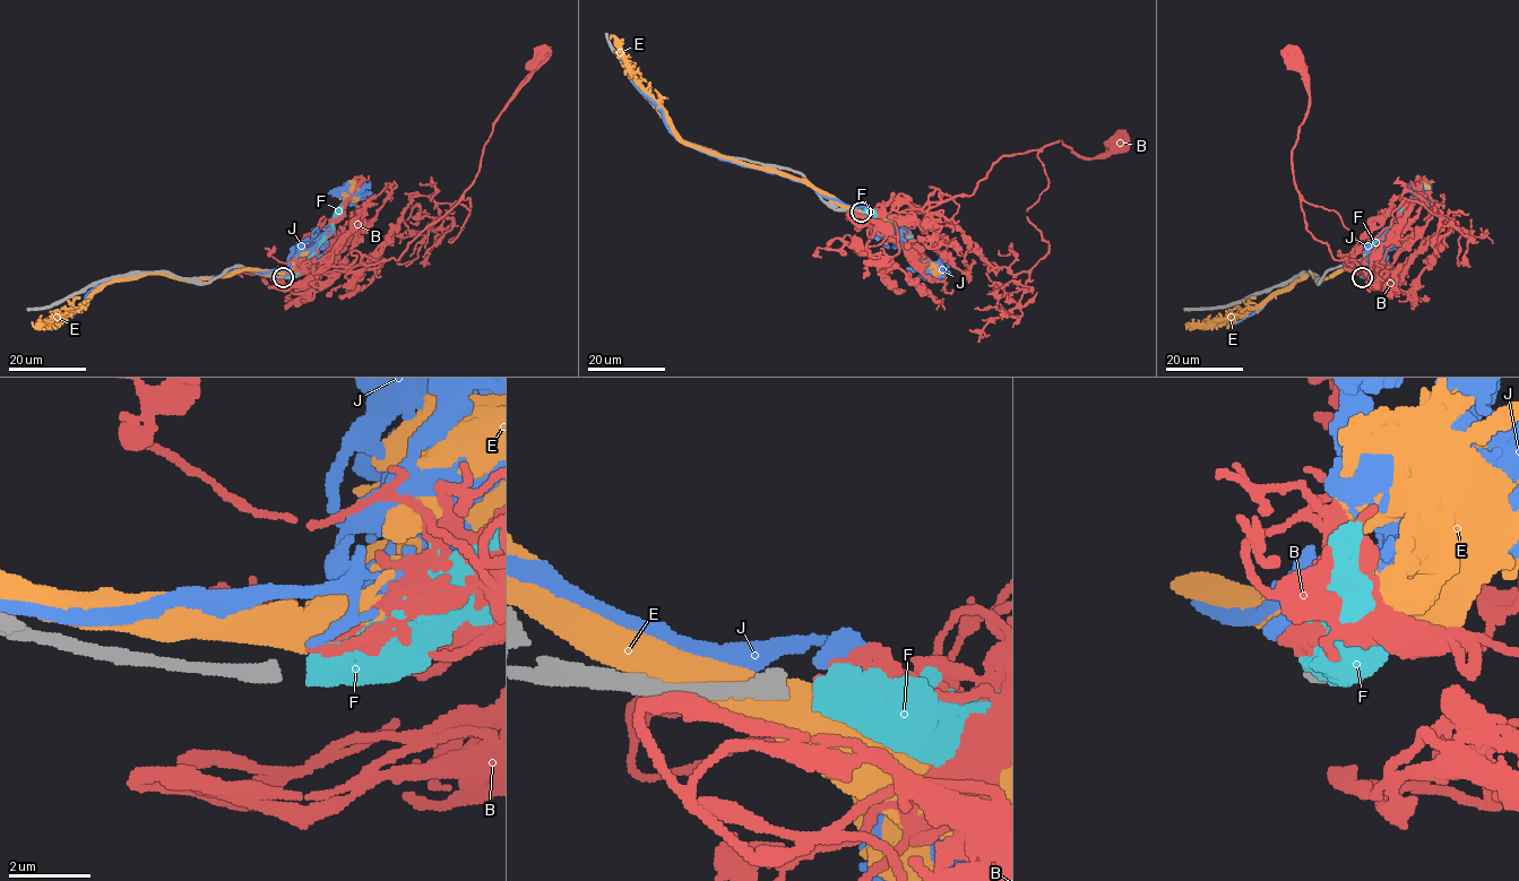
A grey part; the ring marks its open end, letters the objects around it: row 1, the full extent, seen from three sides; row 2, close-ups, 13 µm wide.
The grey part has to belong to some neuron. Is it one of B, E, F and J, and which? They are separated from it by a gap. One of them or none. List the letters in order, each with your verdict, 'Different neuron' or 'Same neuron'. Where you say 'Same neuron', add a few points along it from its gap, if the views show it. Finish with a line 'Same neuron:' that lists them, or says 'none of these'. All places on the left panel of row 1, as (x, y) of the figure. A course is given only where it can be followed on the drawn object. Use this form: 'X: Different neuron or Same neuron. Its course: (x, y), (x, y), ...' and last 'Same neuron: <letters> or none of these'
B: Different neuron
E: Different neuron
F: Same neuron. Its course: (285, 277), (308, 259), (331, 225), (344, 198)
J: Different neuron
Same neuron: F

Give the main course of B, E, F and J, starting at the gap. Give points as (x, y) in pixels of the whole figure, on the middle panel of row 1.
B: (864, 210), (903, 212), (971, 196), (1001, 156), (1058, 141), (1080, 157), (1103, 158), (1121, 143)
E: (862, 212), (844, 209), (801, 181), (689, 146), (639, 80), (619, 49), (619, 42), (613, 36), (610, 39)
F: (864, 210), (880, 212), (894, 223), (923, 258)
J: (864, 209), (868, 208), (822, 196), (801, 182), (689, 147), (630, 80)

